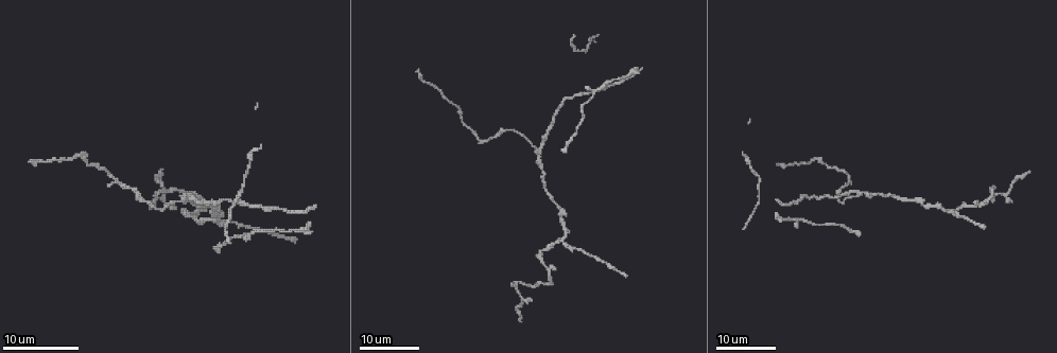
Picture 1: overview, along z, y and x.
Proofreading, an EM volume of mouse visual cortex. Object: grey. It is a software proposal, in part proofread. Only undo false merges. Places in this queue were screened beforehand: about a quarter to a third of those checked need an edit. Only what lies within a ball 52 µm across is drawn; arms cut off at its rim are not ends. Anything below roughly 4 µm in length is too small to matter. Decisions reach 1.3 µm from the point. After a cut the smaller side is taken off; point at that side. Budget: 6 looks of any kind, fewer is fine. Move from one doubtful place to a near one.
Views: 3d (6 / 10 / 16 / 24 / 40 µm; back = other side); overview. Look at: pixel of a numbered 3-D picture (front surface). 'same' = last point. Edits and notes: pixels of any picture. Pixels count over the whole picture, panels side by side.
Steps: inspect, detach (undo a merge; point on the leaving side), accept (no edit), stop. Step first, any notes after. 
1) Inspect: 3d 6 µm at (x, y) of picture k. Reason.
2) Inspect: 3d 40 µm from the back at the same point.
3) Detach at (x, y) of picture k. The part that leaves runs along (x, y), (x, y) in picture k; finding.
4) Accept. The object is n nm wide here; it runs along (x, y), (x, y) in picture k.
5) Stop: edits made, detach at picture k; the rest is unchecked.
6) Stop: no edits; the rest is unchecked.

Inspect: 3d 24 µm at (561, 239) of picture 1. Three-way junction.

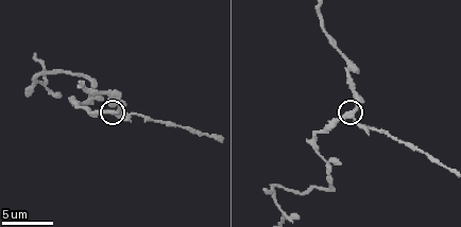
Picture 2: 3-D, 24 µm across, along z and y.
Inspect: 3d 6 µm at (352, 115) of picture 2.

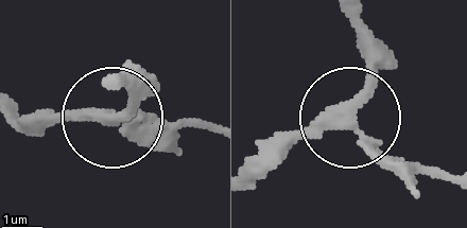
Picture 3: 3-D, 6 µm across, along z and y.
Inspect: 3d 6 µm from the back at (343, 120) of picture 3.

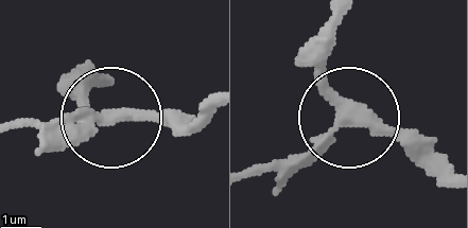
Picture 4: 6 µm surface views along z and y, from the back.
Detach at (32, 120) of picture 4. The object is 280 nm wide here; the part that leaves runs along (87, 127), (19, 127) in picture 4; a second neuron is stuck on.

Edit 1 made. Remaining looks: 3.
Inspect: 3d 16 µm at (537, 152) of picture 1. A fork.

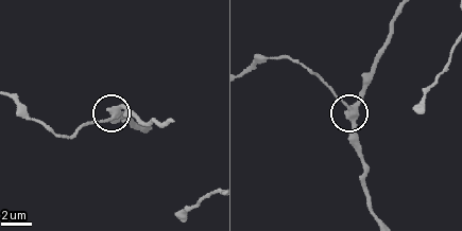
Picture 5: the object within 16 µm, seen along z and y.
Inspect: 3d 6 µm at (353, 113) of picture 5.

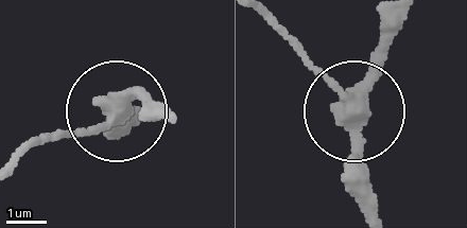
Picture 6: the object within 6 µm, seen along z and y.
Detach at (63, 134) of picture 6. The object is 360 nm wide here; the part that leaves runs along (107, 121), (39, 135), (19, 152) in picture 6; two neurons meet here.

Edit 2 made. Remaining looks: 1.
Stop: edits made, detach at picture 4, detach at picture 6; the rest is unchecked.

